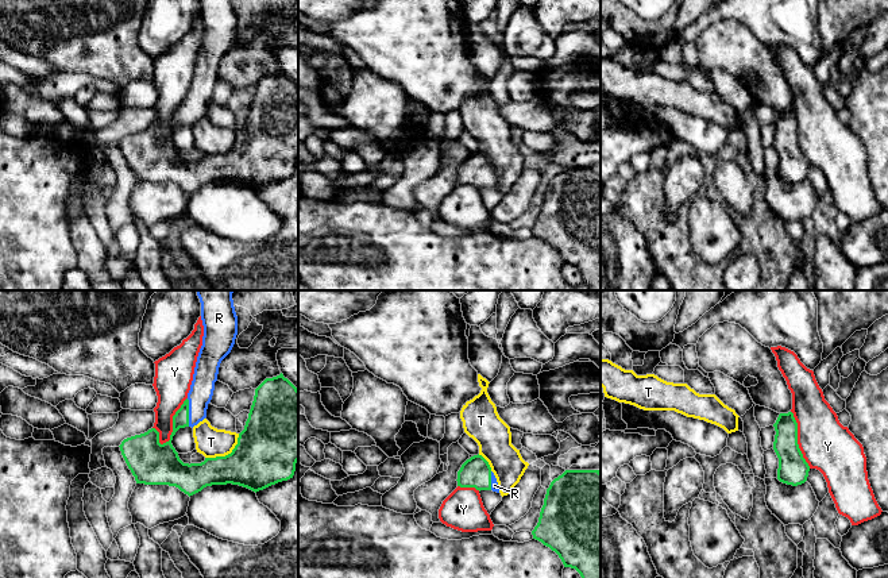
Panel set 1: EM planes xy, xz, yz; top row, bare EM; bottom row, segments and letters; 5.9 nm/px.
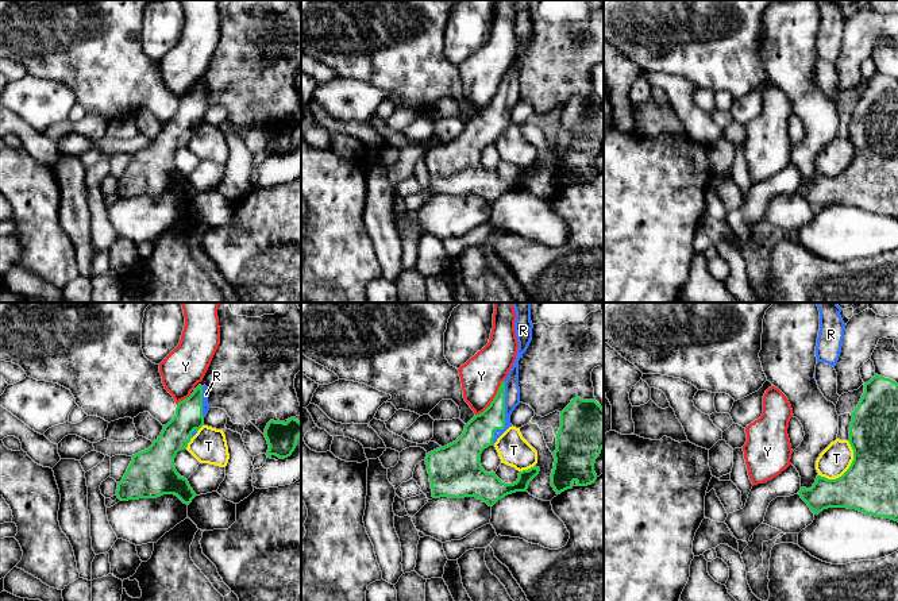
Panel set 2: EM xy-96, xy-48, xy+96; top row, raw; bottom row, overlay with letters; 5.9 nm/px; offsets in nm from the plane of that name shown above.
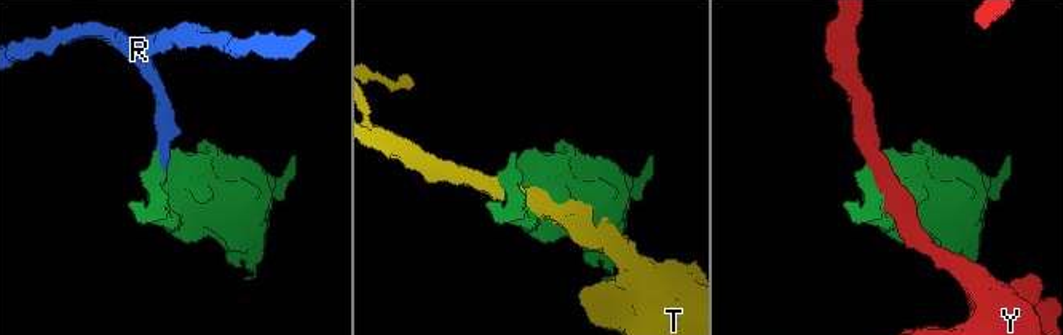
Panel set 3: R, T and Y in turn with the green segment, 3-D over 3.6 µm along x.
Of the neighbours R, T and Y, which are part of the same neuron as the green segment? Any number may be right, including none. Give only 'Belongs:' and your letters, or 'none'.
Belongs: R

